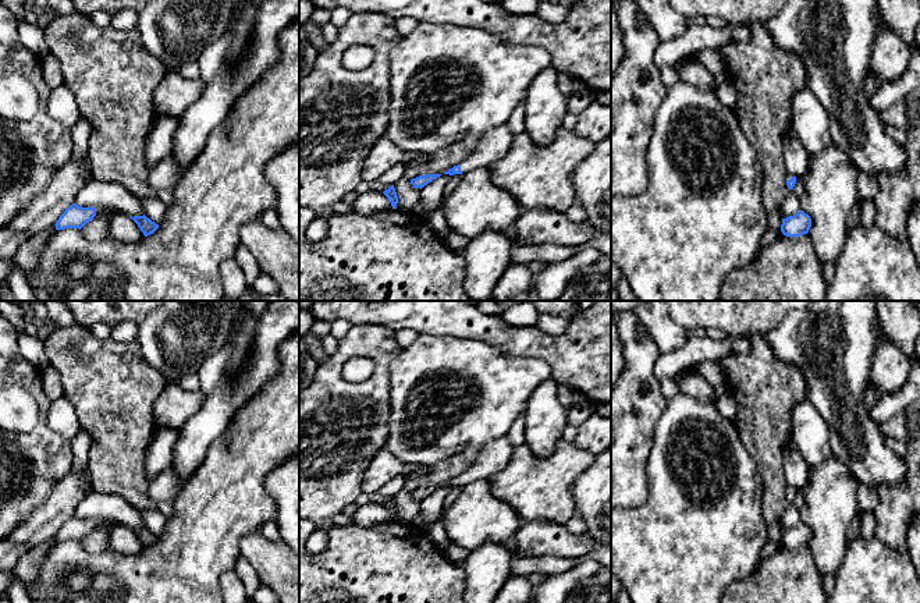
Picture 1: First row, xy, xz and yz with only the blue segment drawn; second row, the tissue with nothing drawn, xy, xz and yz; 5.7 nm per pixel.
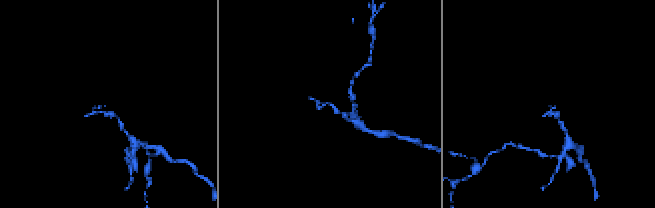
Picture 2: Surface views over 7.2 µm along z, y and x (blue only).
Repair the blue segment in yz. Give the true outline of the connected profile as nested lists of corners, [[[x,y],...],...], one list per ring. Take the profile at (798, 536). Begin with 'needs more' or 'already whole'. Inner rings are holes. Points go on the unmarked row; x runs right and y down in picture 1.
already whole; [[[803,522],[782,532],[781,543],[786,549],[800,549],[807,546],[811,539],[811,531]]]

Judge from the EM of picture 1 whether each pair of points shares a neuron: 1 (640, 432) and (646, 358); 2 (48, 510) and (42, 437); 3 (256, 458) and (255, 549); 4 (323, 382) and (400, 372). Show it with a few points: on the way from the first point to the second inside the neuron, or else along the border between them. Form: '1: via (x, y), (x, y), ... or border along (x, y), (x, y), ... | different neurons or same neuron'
1: via (639, 414), (636, 407), (638, 376) | same neuron
2: border along (66, 474), (54, 485), (50, 495), (21, 521) | different neurons
3: border along (258, 529), (242, 538) | different neurons
4: border along (401, 348), (390, 364), (390, 407) | different neurons

